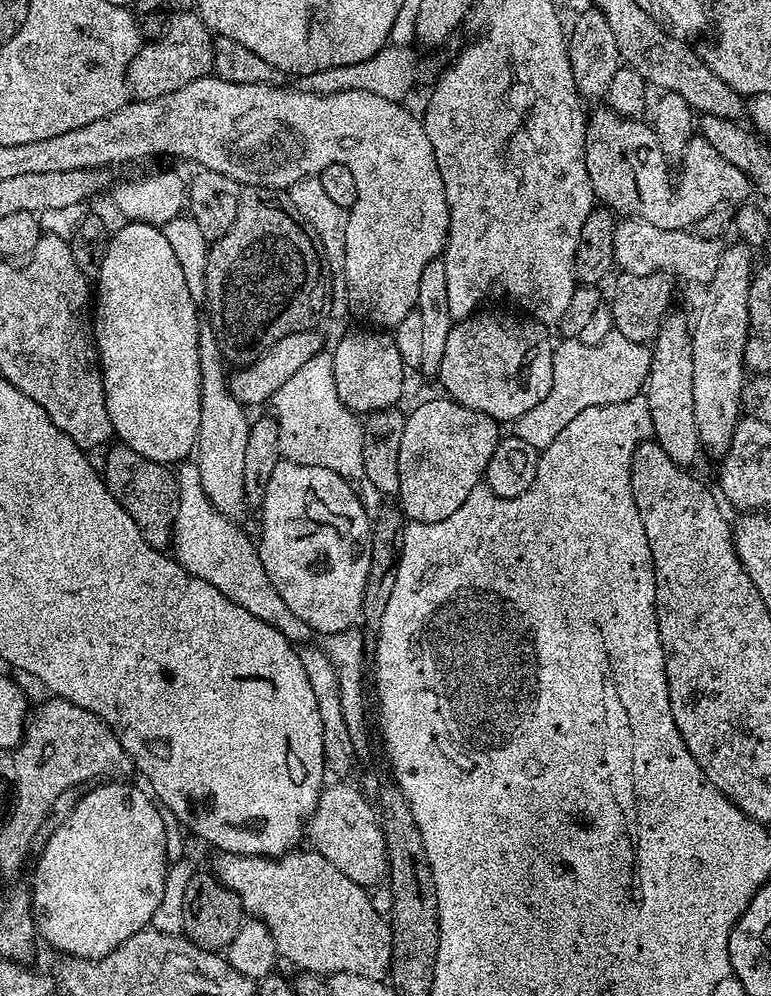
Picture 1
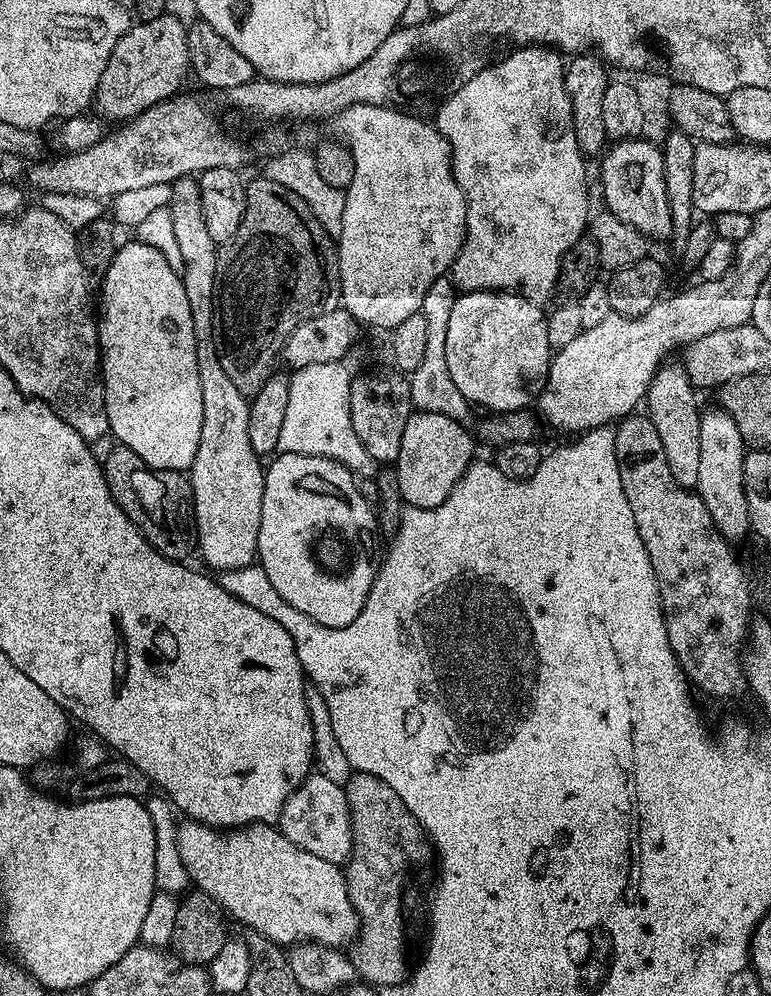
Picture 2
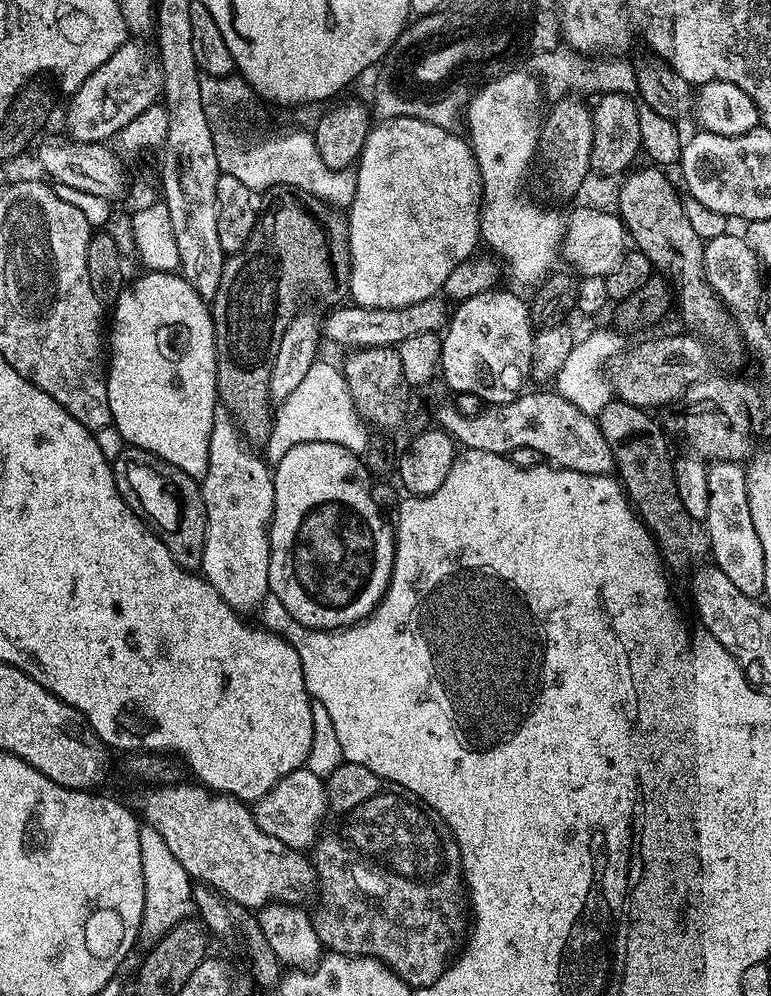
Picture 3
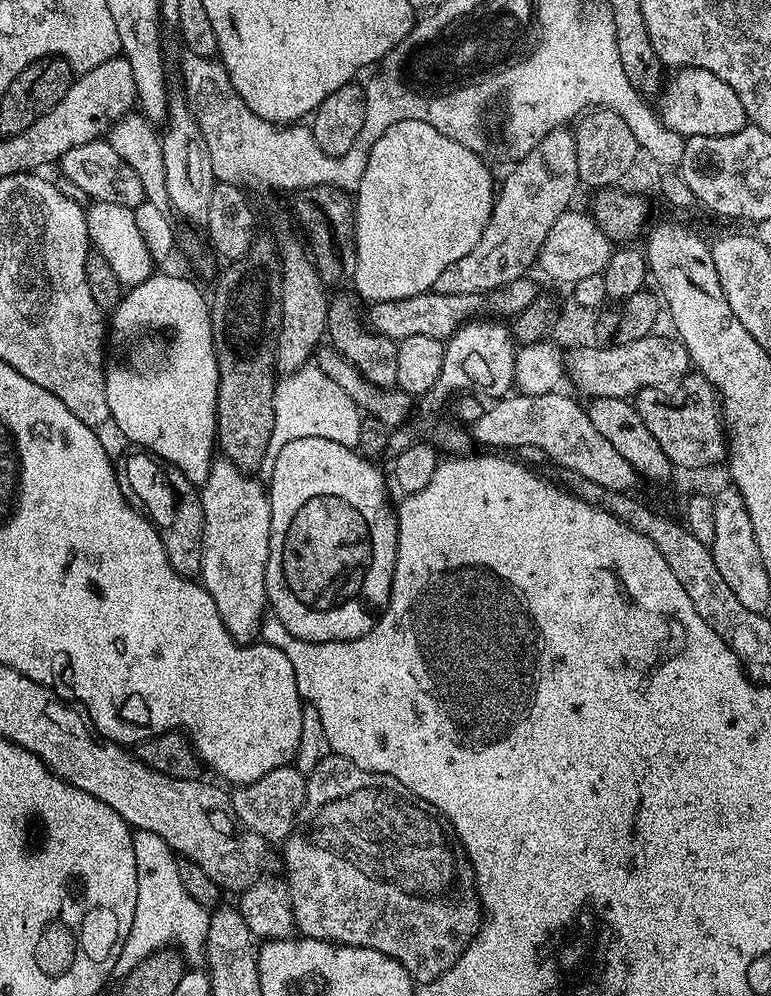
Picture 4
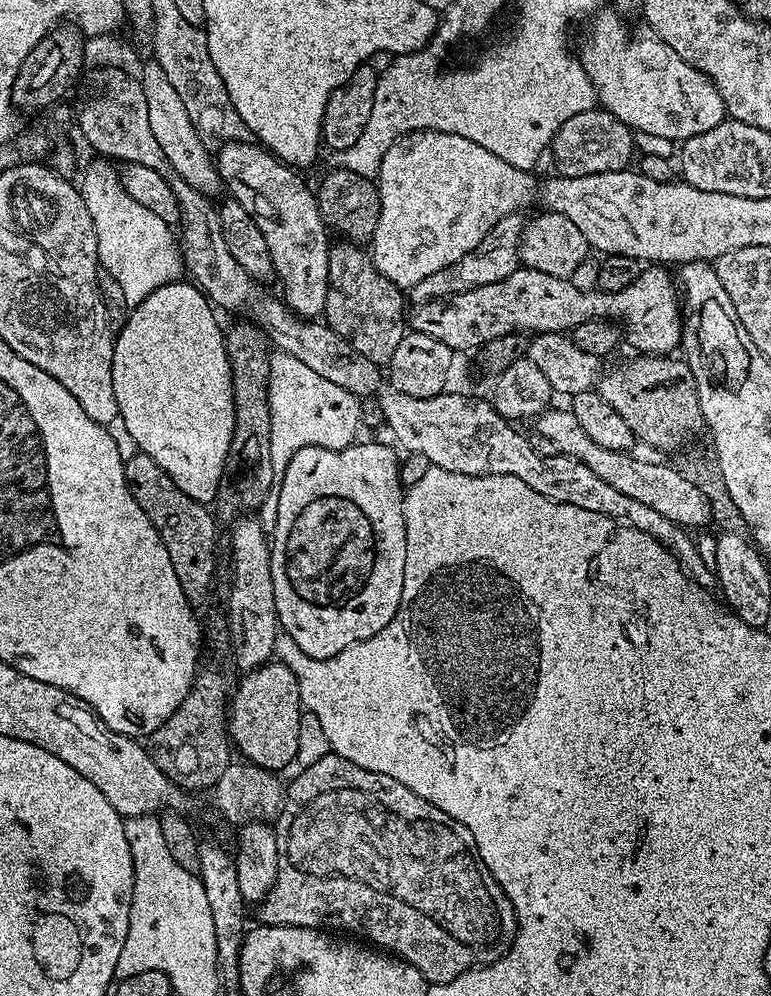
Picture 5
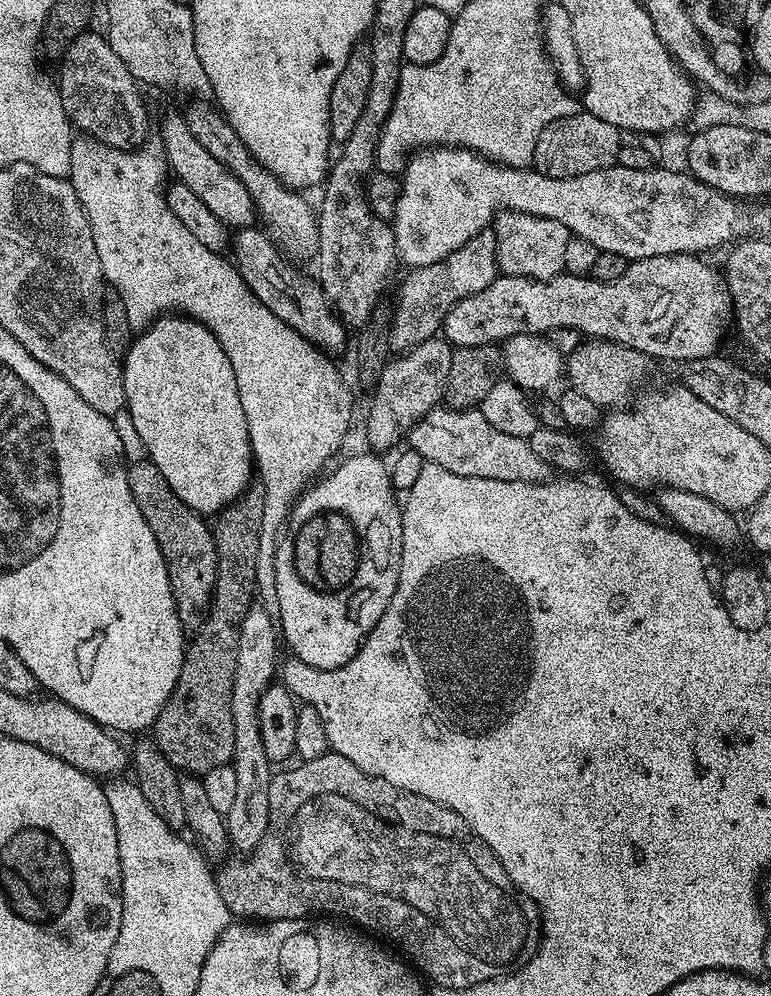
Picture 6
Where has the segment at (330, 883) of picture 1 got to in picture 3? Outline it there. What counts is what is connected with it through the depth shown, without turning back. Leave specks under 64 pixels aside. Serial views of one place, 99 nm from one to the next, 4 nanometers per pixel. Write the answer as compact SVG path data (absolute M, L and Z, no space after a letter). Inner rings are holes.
M196 782L184 783L157 787L156 804L145 806L143 819L152 824L154 830L162 834L162 838L166 838L166 846L170 846L174 858L182 862L182 870L186 870L193 881L220 892L235 904L253 910L271 904L304 906L315 892L317 895L318 877L313 861L309 857L307 860L303 851L288 848L278 842L278 838L270 838L270 834L266 834L266 830L258 826L253 809L247 803L215 794Z

